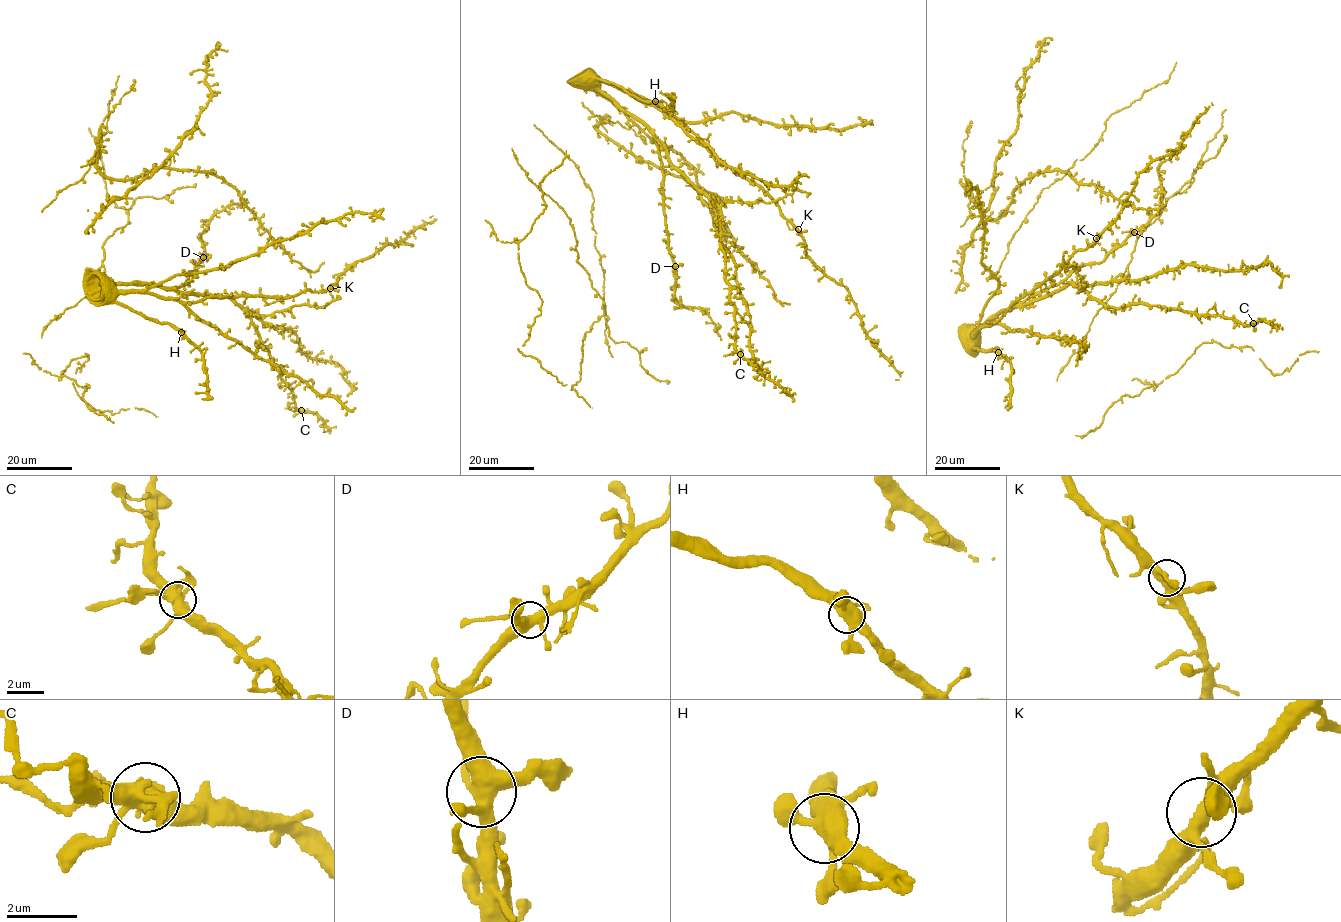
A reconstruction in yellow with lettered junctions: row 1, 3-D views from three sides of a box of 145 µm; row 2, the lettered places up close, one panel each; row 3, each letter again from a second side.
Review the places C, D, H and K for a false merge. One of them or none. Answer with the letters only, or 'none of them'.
none of them

